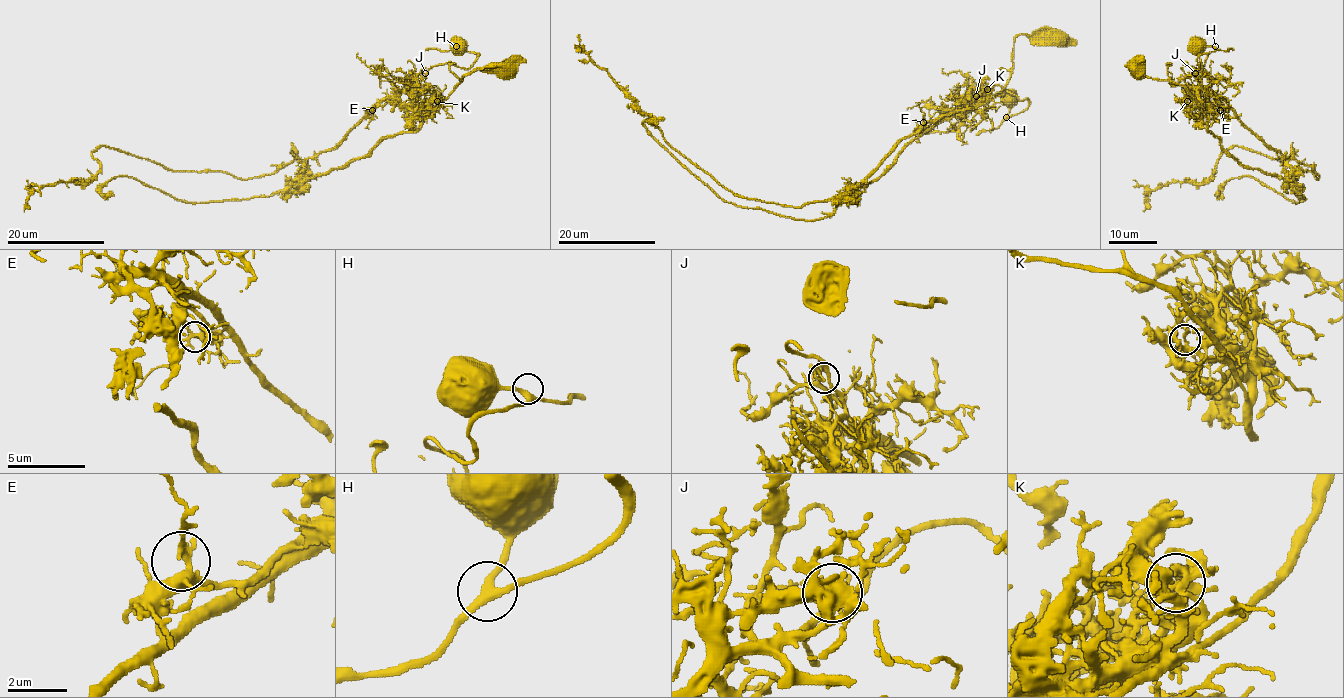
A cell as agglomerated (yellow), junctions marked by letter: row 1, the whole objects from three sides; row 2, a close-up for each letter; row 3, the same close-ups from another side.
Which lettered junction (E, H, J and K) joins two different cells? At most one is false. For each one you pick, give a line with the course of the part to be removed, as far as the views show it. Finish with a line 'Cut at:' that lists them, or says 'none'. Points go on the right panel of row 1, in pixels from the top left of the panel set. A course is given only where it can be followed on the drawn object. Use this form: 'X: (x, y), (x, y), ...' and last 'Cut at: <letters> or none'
K: (1187, 101), (1201, 85), (1213, 91), (1271, 148), (1318, 177), (1234, 146), (1203, 182), (1157, 186), (1143, 210)
Cut at: K

